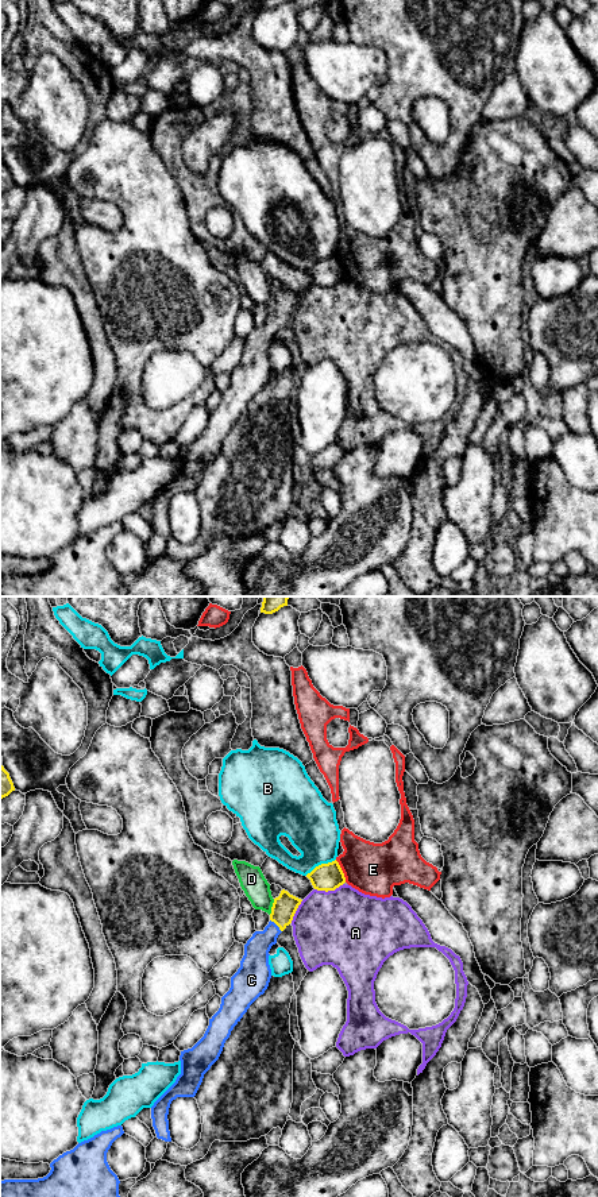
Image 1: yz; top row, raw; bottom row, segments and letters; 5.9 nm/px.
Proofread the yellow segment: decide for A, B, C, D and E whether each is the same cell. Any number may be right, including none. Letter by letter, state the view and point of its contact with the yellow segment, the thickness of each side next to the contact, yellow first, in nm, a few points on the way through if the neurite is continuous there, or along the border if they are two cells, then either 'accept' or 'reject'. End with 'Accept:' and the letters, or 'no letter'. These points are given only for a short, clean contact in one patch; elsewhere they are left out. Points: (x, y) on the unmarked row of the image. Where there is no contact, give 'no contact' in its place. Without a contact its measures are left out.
A: meets yellow in yz at (328, 285); 160 nm thick on the yellow side, 460 nm on the other; reject
B: meets yellow in yz at (321, 259); 160 nm thick on the yellow side, 320 nm on the other; reject
C: meets yellow in yz at (277, 320); 140 nm thick on the yellow side, 160 nm on the other; runs through yz (285, 301), (277, 320), (257, 343), (255, 355); accept
D: meets yellow in yz at (272, 302); 140 nm thick on the yellow side, 150 nm on the other; reject
E: meets yellow in yz at (342, 266); 160 nm thick on the yellow side, 300 nm on the other; reject
Accept: C

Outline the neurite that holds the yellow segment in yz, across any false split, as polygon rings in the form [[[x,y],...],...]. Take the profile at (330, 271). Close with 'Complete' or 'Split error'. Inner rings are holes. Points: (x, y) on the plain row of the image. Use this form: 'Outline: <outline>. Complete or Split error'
Outline: [[[336,255],[316,262],[306,273],[315,285],[325,287],[335,286],[346,278],[344,269]]]. Complete

